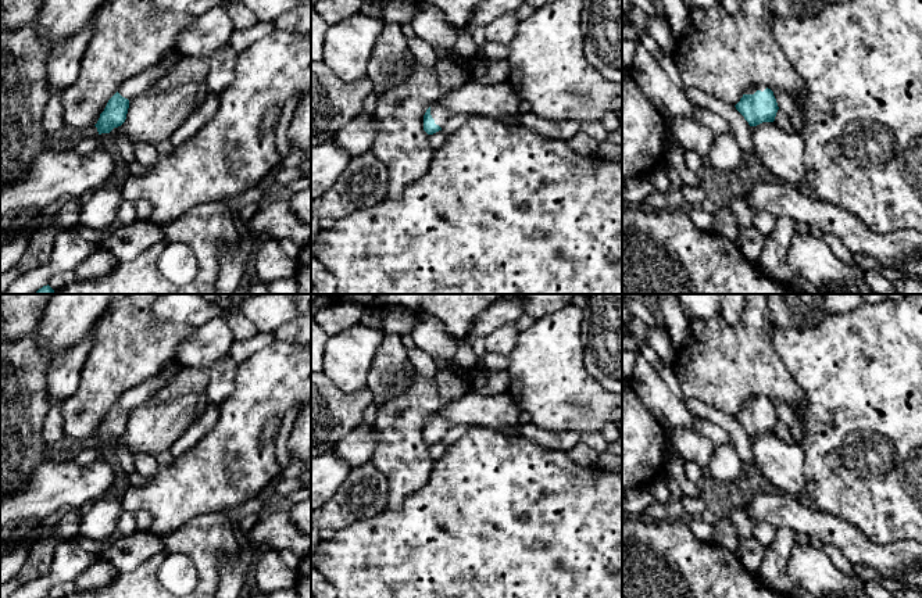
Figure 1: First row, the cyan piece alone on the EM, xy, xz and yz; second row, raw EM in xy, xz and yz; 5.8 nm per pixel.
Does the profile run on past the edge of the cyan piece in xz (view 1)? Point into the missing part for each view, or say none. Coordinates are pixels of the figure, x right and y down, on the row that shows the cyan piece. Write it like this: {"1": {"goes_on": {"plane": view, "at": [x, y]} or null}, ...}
{"1": {"goes_on": {"plane": "xz", "at": [442, 115]}}}

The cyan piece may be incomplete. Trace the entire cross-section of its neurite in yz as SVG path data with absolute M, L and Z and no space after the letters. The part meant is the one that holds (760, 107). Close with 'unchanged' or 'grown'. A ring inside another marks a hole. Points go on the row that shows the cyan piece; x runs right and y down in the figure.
M764 85L750 86L735 107L750 126L773 122L779 110L773 92Z | grown

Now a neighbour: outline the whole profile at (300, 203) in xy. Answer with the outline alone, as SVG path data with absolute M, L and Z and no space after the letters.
M311 186L292 196L290 208L301 222L311 225Z

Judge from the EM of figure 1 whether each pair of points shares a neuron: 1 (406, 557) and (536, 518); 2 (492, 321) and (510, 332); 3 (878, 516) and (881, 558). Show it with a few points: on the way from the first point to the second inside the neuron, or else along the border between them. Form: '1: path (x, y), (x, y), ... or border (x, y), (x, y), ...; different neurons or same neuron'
1: path (438, 557), (497, 557), (504, 550); same neuron
2: border (514, 321), (497, 326), (485, 336); different neurons
3: border (853, 525), (878, 544), (907, 540); different neurons

